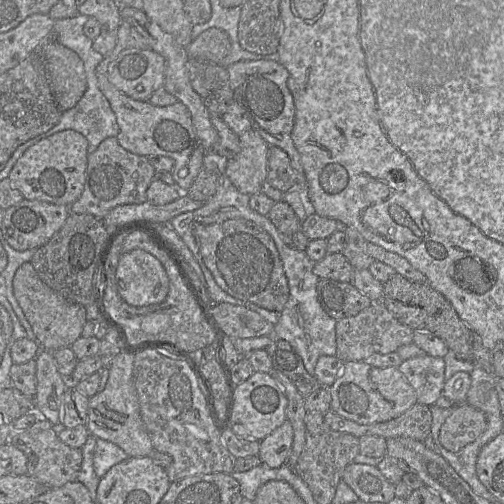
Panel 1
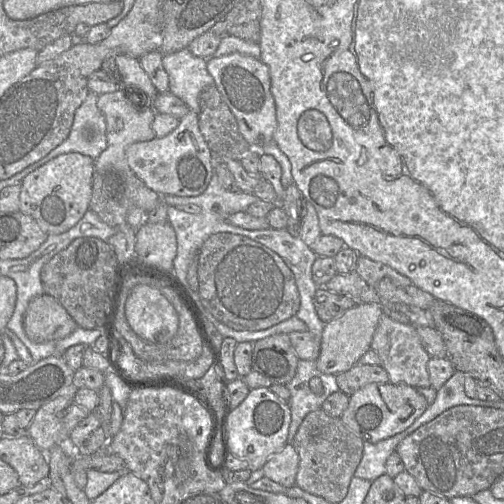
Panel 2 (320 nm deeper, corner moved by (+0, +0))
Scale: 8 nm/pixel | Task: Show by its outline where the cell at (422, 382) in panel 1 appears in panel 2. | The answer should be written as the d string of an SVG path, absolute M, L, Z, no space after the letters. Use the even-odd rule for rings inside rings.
M383 310L372 338L371 349L378 354L380 365L389 375L389 382L414 388L431 386L428 373L428 361L431 357L422 346L416 328L410 323L395 321Z

